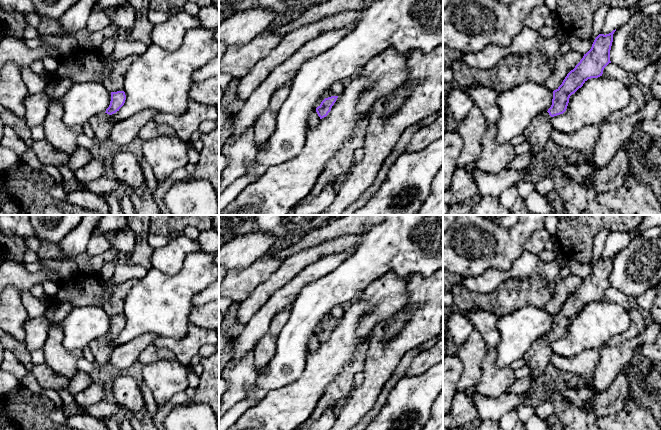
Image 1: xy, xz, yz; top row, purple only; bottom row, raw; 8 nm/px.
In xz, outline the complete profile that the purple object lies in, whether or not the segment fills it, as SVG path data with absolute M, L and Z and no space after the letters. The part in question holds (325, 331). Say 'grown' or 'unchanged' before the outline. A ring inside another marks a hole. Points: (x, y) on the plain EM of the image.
grown | M336 306L325 317L325 323L317 328L316 336L320 343L326 341L331 335L337 322L343 317L346 306Z

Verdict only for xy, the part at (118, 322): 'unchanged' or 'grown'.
grown

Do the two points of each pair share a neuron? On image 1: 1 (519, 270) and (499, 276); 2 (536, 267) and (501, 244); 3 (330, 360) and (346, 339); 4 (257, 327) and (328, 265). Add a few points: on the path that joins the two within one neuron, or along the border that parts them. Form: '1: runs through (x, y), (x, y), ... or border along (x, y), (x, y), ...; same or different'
1: runs through (514, 273), (504, 275); same
2: border along (524, 250), (508, 269), (499, 269); different
3: runs through (333, 355), (342, 344); same
4: runs through (271, 308), (304, 276), (309, 274); same

